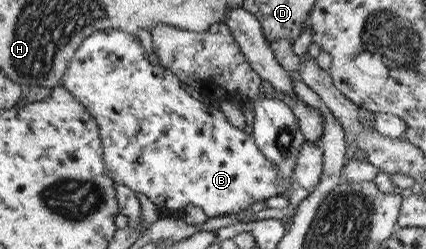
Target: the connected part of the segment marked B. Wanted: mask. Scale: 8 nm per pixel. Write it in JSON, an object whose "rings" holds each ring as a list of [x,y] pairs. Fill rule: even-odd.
{"rings":[[[109,27],[108,29],[97,30],[96,33],[85,37],[73,54],[72,60],[68,62],[68,66],[66,66],[66,70],[64,70],[62,78],[60,78],[59,86],[66,89],[66,93],[70,93],[70,97],[74,101],[78,101],[80,107],[84,107],[86,111],[90,112],[93,120],[96,120],[96,129],[102,147],[101,157],[113,182],[118,186],[126,185],[135,193],[145,195],[156,206],[161,216],[178,216],[187,204],[199,207],[208,218],[216,217],[216,215],[230,215],[231,213],[239,214],[254,201],[275,197],[279,191],[283,191],[287,187],[290,188],[290,185],[292,185],[292,181],[279,178],[277,171],[273,168],[273,163],[270,163],[254,145],[251,135],[246,135],[242,129],[232,127],[218,107],[206,107],[204,103],[192,99],[184,89],[180,88],[180,81],[170,71],[166,70],[166,67],[152,66],[147,61],[147,58],[144,58],[138,39],[129,33]]]}

